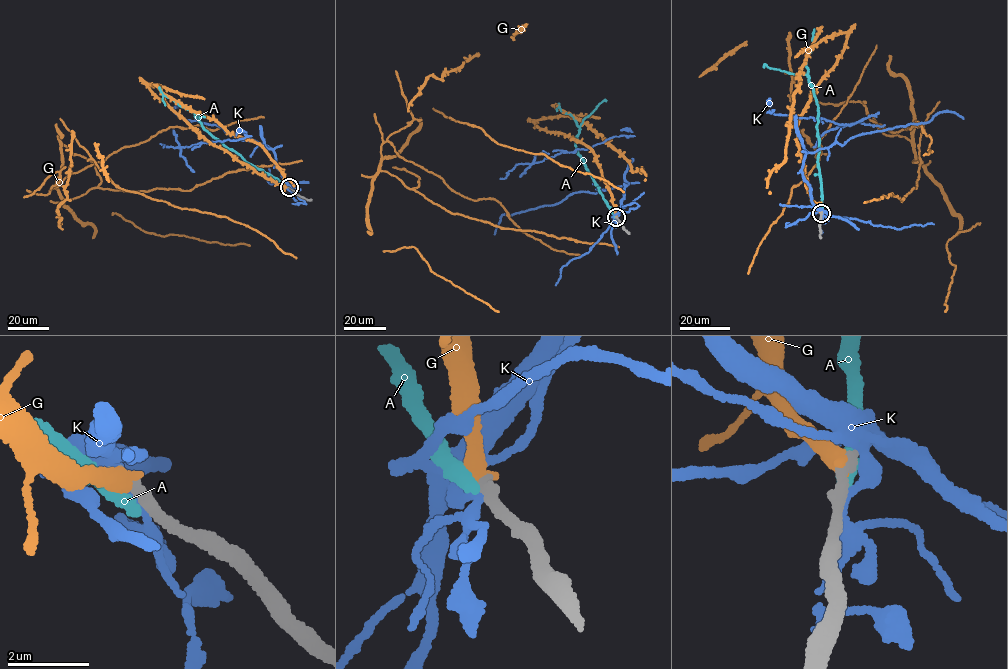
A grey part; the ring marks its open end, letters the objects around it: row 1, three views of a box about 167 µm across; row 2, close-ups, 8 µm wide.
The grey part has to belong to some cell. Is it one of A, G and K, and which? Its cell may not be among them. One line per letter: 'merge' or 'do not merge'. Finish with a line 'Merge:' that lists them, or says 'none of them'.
A: merge
G: do not merge
K: do not merge
Merge: A

